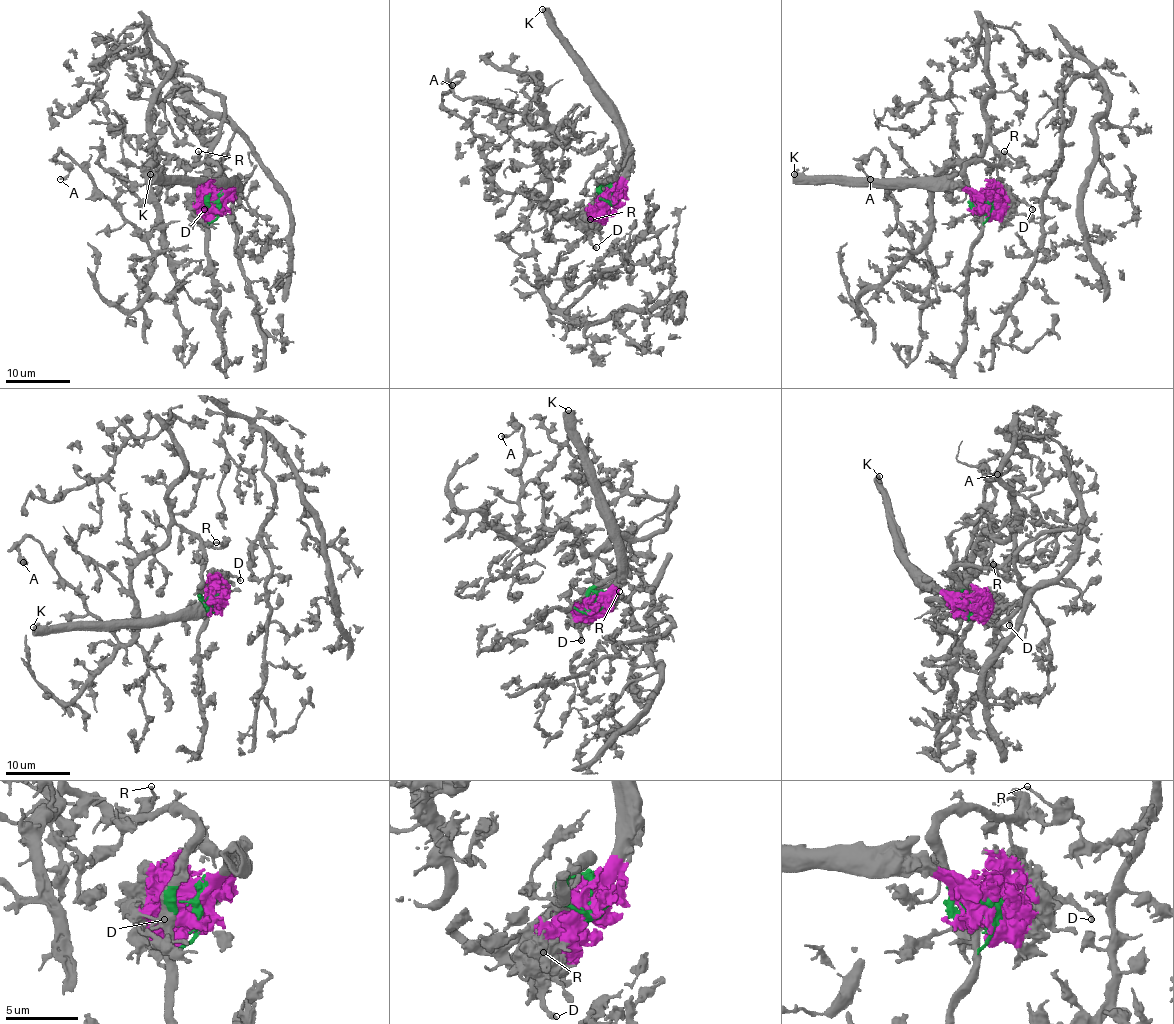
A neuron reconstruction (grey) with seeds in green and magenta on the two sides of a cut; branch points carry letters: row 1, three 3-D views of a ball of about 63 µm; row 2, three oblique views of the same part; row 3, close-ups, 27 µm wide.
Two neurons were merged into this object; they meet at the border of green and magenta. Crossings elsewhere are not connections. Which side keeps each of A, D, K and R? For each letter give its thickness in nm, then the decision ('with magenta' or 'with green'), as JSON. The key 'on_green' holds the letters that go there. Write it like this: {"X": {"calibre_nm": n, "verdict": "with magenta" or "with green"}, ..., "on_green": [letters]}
{"A": {"calibre_nm": 300, "verdict": "with green"}, "D": {"calibre_nm": 260, "verdict": "with magenta"}, "K": {"calibre_nm": 460, "verdict": "with magenta"}, "R": {"calibre_nm": 180, "verdict": "with green"}, "on_green": ["A", "R"]}

